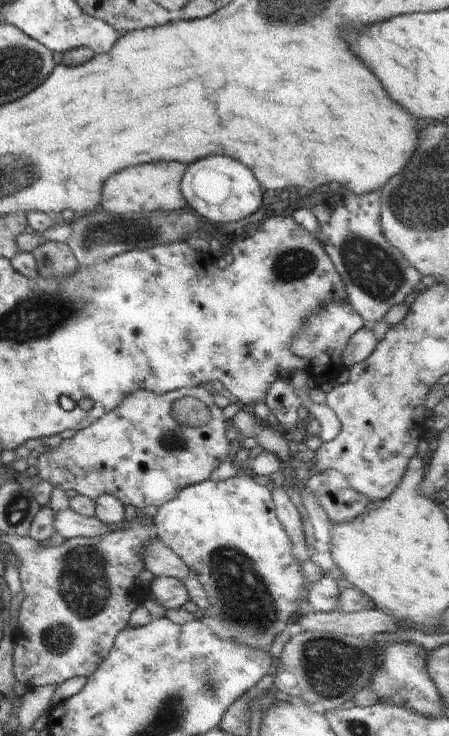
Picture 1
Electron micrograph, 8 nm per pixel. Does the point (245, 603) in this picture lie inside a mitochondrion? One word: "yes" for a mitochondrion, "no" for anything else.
yes

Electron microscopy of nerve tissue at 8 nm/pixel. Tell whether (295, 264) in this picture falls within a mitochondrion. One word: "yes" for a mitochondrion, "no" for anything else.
yes

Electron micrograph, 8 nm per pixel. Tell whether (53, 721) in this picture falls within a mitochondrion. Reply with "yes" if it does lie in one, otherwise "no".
no

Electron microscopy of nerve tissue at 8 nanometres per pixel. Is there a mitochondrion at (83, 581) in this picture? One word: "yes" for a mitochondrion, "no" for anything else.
yes

